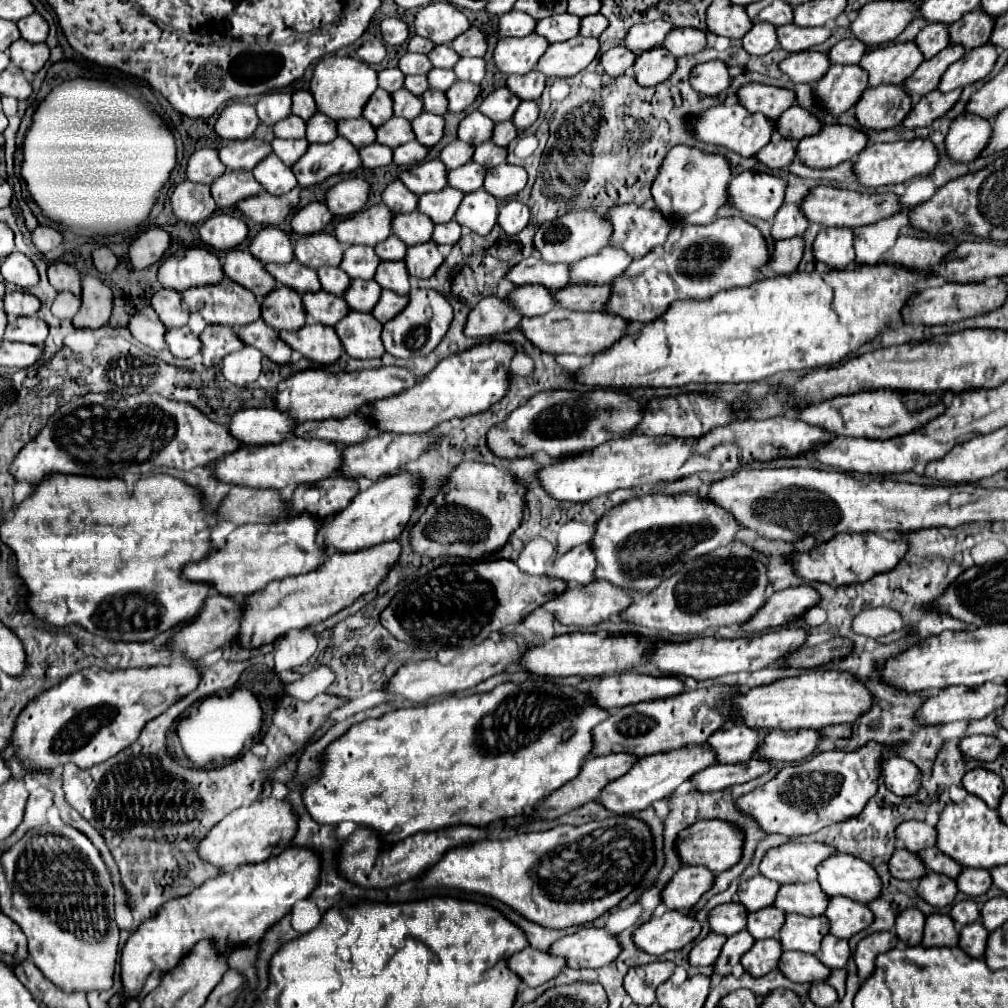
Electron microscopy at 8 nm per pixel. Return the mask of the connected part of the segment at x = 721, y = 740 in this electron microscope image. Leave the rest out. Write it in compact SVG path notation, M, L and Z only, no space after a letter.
M728 725L712 733L708 737L708 745L716 755L716 763L738 763L754 757L762 737L766 737L766 731L744 725Z

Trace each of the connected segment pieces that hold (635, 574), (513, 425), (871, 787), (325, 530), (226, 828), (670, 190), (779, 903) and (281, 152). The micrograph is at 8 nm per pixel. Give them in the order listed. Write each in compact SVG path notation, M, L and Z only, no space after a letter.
M698 495L634 497L612 507L596 521L596 533L590 541L590 549L594 549L594 557L598 561L598 569L594 571L594 577L598 581L610 581L620 589L626 589L626 593L630 595L646 595L652 593L662 583L662 577L678 571L678 555L682 557L692 549L702 549L702 553L710 553L718 547L724 547L734 541L738 529L740 527L730 513L726 513L722 507L710 501L700 499Z
M592 389L586 393L542 391L488 431L488 447L496 457L506 459L528 457L536 451L544 451L550 457L582 453L608 439L626 437L626 433L632 435L632 429L642 419L638 407L636 399L614 389Z
M876 743L854 753L838 749L816 753L800 765L782 767L774 779L736 799L736 809L742 815L752 817L768 835L778 833L784 837L798 837L816 833L822 827L856 817L864 809L868 799L876 793L882 759L884 747Z
M388 475L378 479L370 489L358 493L342 513L332 515L320 529L322 547L326 553L354 553L374 545L394 541L402 533L416 507L420 495L420 479L416 475Z
M268 797L264 801L254 801L252 805L232 811L216 827L212 827L210 833L198 845L198 857L202 861L212 863L214 867L228 871L230 867L234 869L246 863L266 861L270 847L288 847L294 835L296 835L296 815L292 813L290 803Z
M686 145L674 147L662 167L660 175L652 185L652 197L656 201L656 209L672 223L684 225L708 225L716 219L716 211L726 205L726 187L730 183L730 165L724 155L704 153L700 149L692 149Z
M818 881L780 885L774 907L784 913L798 913L804 917L822 915L828 907L828 895L822 893Z
M274 139L270 145L272 145L272 151L280 157L280 161L292 167L298 161L298 157L304 155L308 141L306 139Z

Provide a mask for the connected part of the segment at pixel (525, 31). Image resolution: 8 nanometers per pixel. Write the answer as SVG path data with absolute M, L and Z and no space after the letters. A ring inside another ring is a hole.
M512 9L510 13L500 17L498 35L500 37L526 37L534 31L534 27L536 27L536 21L530 15Z

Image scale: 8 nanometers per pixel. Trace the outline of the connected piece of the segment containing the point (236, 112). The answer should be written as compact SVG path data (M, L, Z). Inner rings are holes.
M232 103L228 105L216 121L216 133L222 139L248 139L258 127L258 115L254 105Z

